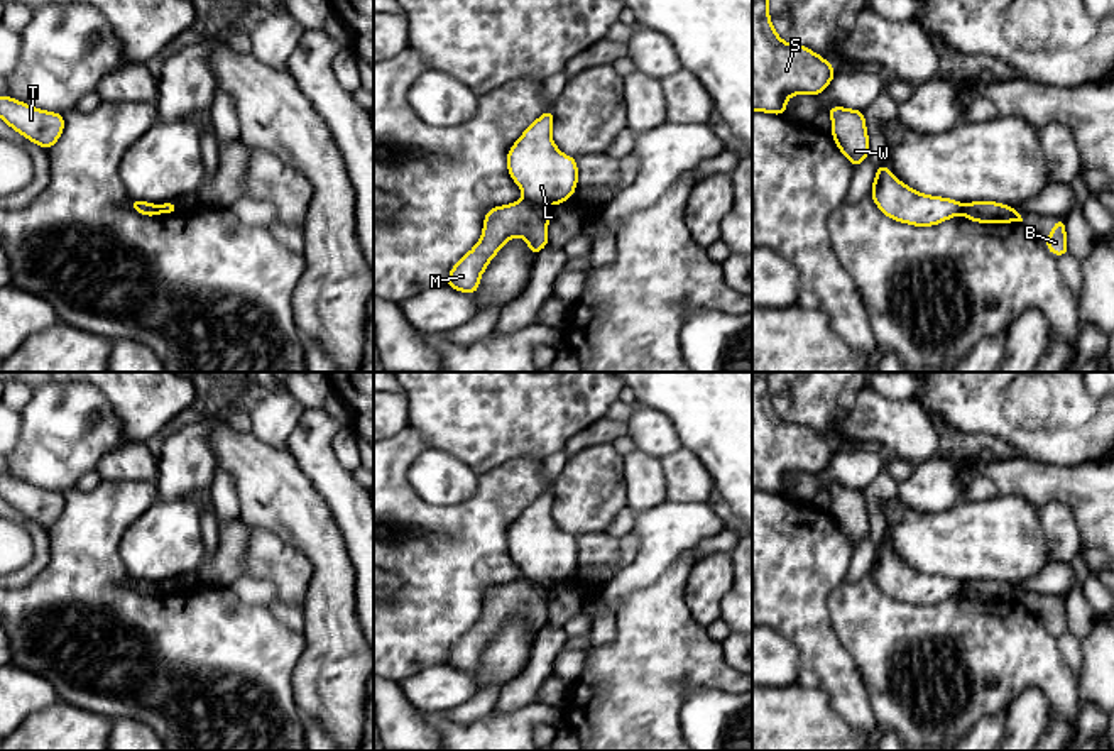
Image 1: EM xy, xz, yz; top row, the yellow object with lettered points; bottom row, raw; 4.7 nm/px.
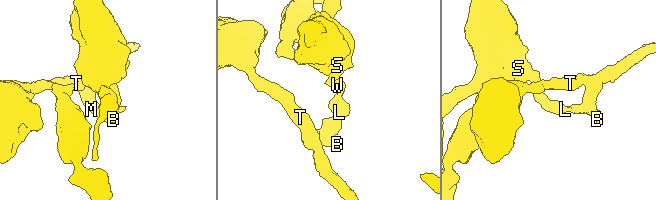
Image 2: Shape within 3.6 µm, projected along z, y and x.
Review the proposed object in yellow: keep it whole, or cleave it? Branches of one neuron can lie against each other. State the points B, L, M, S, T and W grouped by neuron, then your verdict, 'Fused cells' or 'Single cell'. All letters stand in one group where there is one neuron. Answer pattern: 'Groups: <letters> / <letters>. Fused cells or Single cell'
Groups: B M T / L S W. Fused cells

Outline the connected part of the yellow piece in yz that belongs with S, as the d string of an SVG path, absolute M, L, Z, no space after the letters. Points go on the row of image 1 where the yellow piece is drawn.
M752 0L752 112L784 115L791 95L820 95L835 74L827 59L778 36L769 0Z

